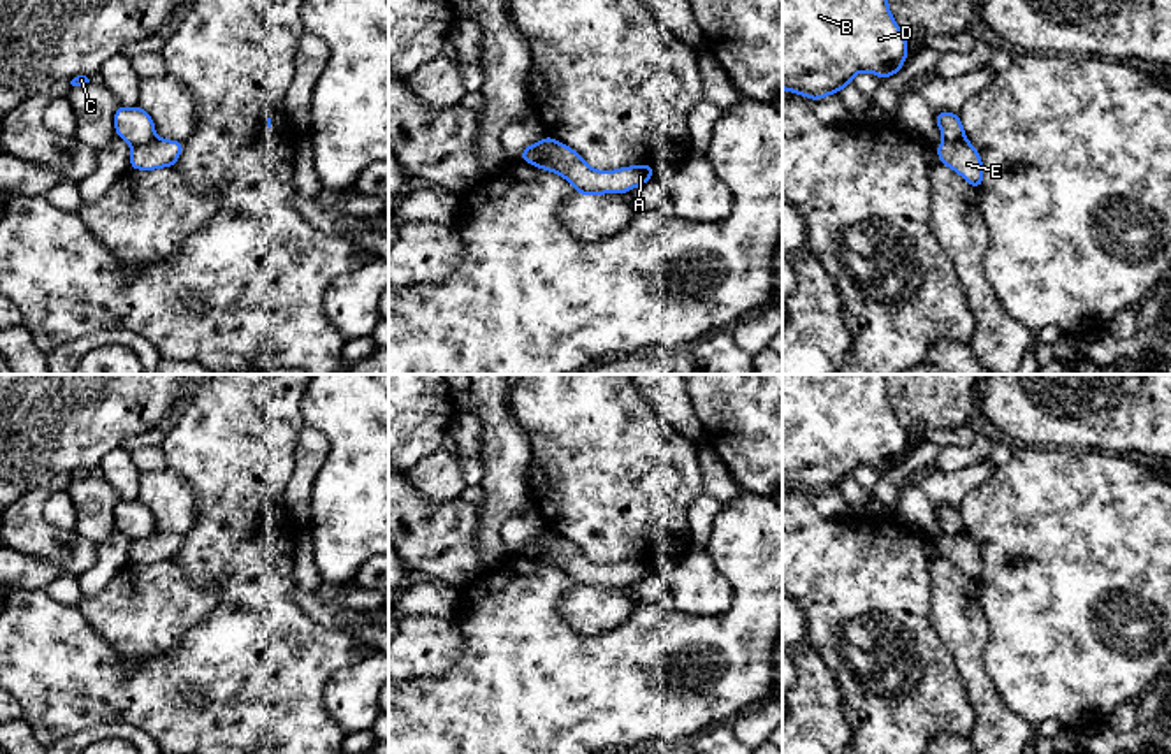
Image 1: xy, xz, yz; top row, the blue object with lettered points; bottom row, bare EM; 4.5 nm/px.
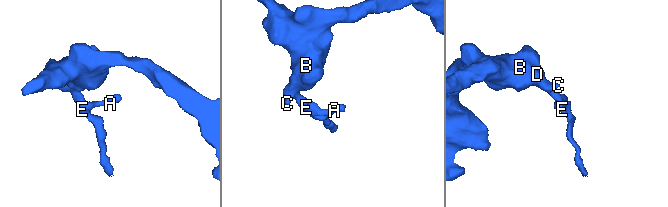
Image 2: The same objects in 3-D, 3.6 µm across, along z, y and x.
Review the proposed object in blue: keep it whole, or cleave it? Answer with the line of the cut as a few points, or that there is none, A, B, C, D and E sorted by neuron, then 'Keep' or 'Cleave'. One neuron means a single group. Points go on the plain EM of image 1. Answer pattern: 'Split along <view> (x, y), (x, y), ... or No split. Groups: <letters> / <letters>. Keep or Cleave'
Split along xy (155, 531), (132, 540). Groups: A E / B C D. Cleave

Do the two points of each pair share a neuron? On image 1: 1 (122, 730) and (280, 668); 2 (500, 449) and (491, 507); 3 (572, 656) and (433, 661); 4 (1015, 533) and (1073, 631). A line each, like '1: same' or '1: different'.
1: different
2: same
3: different
4: same

